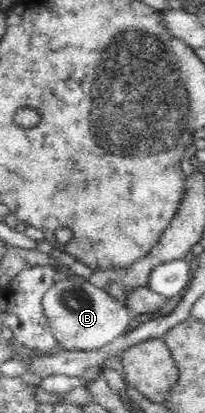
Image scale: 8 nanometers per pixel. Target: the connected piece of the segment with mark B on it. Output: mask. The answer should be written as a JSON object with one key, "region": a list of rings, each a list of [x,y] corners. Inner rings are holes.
{"region":[[[79,277],[77,281],[71,281],[67,278],[56,281],[51,289],[43,295],[42,305],[59,347],[65,350],[98,350],[122,336],[129,329],[129,323],[131,323],[131,311],[127,306],[111,297],[111,294],[89,283],[83,277]]]}

